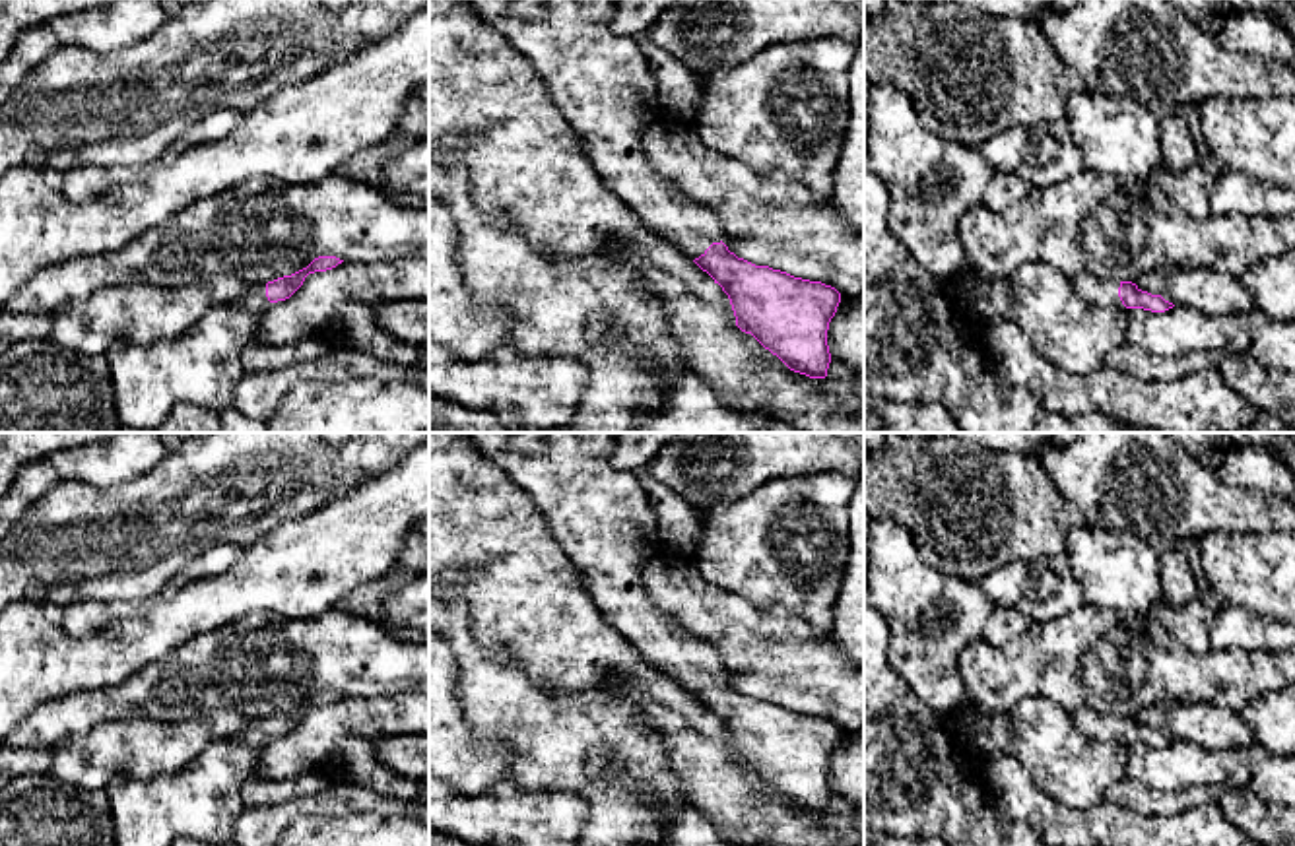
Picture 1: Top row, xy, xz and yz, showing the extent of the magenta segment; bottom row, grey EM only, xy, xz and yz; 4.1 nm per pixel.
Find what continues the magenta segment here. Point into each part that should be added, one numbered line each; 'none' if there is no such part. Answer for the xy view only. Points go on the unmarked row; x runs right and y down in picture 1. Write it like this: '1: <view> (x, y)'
1: xy (255, 734)

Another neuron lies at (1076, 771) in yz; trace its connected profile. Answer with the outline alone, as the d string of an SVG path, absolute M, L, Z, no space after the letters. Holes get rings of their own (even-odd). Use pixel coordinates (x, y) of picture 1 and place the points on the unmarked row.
M1043 695L1010 710L1013 757L1045 796L1085 811L1126 776L1126 741L1093 739L1078 732L1072 714Z

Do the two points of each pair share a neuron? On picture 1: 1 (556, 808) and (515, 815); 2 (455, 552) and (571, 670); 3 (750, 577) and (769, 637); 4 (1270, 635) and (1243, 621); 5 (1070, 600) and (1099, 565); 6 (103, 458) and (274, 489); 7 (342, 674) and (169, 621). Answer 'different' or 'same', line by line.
1: same
2: same
3: different
4: same
5: different
6: different
7: different

